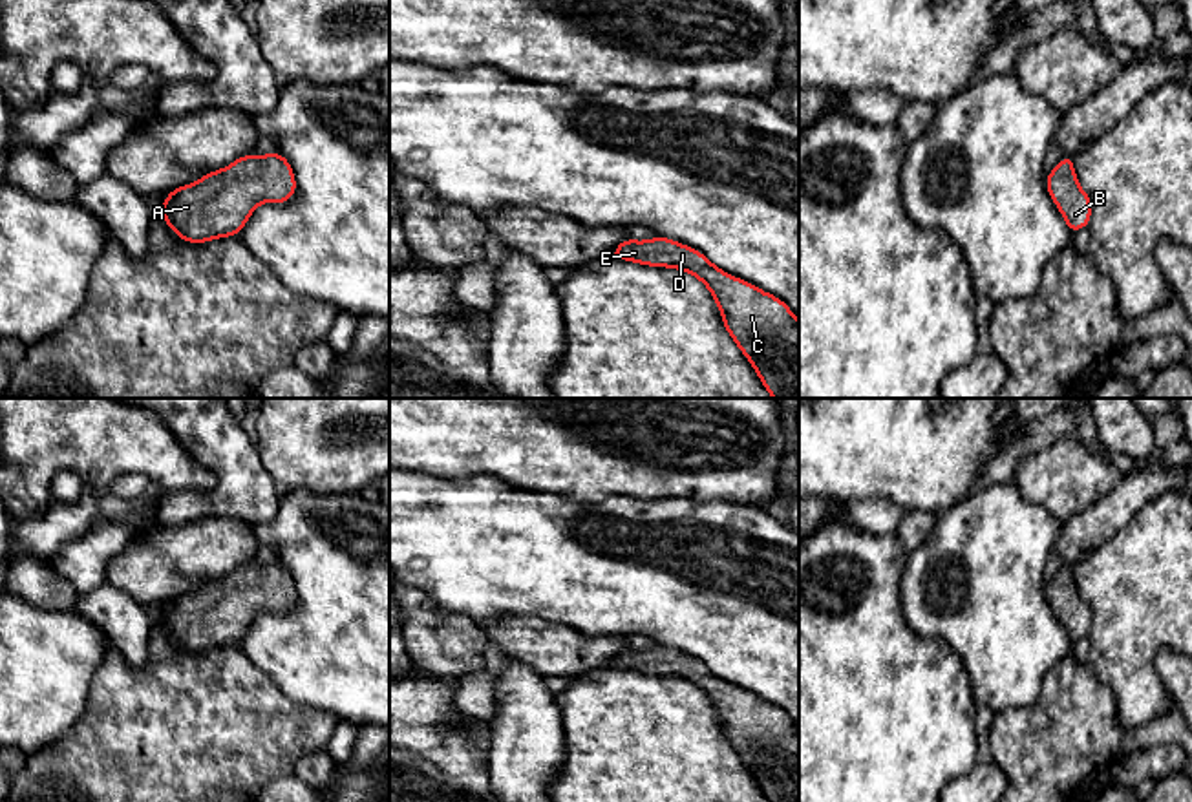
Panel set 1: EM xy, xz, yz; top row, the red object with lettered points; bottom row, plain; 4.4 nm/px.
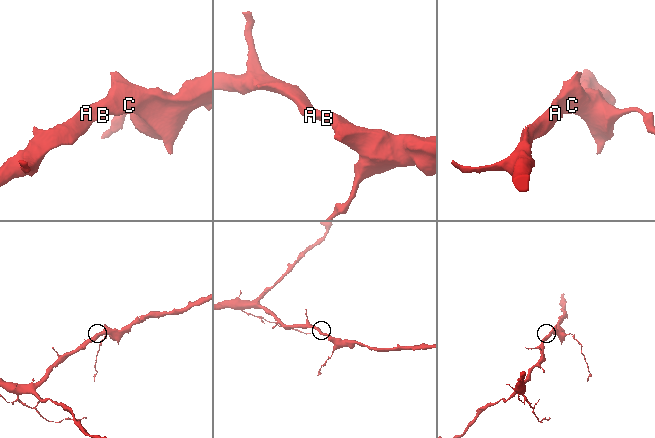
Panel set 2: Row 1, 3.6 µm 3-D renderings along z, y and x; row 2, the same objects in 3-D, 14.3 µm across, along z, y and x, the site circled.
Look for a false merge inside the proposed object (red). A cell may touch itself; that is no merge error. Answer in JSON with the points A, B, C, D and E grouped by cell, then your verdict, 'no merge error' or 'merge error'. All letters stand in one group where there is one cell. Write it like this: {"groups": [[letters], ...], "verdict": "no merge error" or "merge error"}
{"groups": [["A", "B", "C", "D", "E"]], "verdict": "no merge error"}

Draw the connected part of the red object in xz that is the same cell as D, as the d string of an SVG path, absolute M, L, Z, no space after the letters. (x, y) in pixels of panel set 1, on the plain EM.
M667 647L622 650L611 665L697 685L713 703L722 733L770 802L799 802L799 731L773 703L715 676L702 661Z

